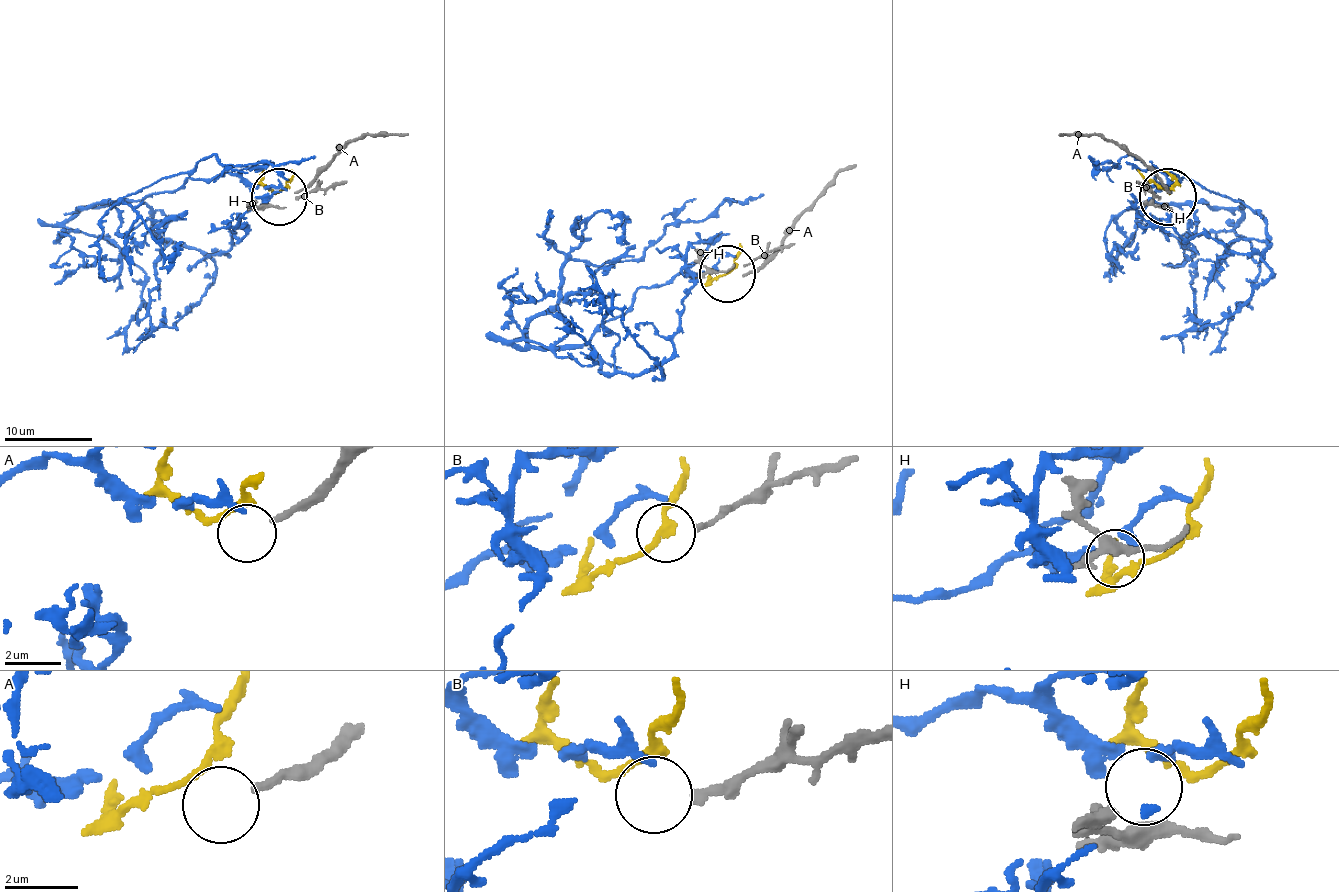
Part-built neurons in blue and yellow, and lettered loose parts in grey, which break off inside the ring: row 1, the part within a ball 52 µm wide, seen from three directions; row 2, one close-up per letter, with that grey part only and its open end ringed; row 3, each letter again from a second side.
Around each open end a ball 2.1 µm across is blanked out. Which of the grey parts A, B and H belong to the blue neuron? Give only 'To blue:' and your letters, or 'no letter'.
To blue: H

